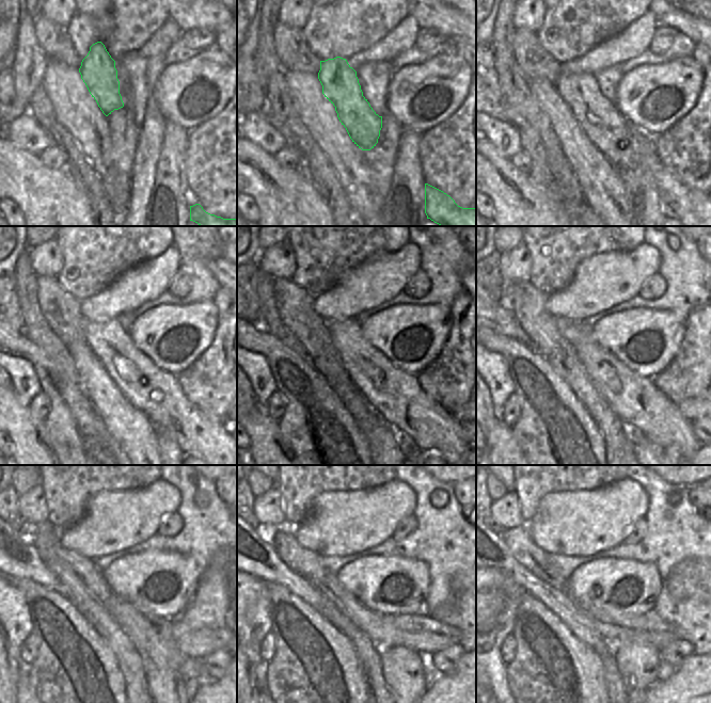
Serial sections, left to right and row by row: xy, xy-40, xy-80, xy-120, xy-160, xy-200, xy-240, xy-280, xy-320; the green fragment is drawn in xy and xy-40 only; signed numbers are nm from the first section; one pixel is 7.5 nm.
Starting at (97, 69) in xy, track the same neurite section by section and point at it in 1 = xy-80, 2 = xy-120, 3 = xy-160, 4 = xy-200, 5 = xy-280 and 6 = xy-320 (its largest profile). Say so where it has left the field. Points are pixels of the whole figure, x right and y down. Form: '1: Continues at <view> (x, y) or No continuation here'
1: Continues at xy-80 (627, 147)
2: Continues at xy-120 (157, 393)
3: Continues at xy-160 (396, 395)
4: Continues at xy-200 (637, 401)
5: Continues at xy-280 (385, 630)
6: Continues at xy-320 (644, 628).

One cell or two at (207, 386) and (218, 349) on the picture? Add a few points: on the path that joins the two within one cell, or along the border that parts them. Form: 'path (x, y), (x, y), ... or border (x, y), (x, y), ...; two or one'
path (212, 377), (218, 358); one

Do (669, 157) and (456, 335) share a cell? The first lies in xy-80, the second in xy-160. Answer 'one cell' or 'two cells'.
one cell

